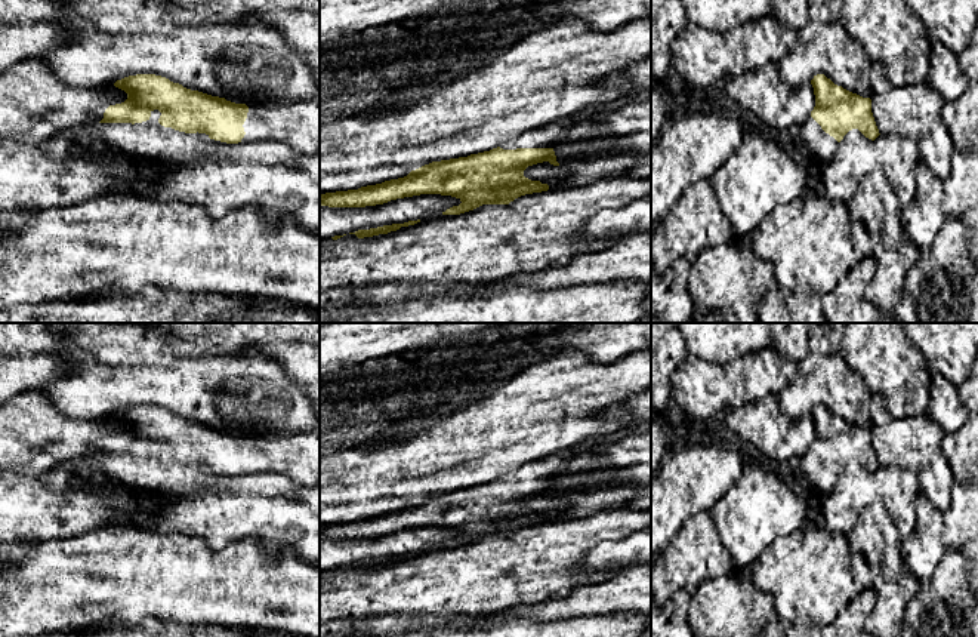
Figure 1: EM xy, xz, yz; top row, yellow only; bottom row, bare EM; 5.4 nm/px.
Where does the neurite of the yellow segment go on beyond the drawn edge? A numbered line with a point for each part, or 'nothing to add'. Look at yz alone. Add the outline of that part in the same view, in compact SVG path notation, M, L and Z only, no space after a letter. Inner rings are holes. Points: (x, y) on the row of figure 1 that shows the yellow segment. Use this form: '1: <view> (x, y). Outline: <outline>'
1: yz (821, 144). Outline: M809 116L800 126L802 138L808 148L826 164L830 163L839 142L826 133L821 126Z

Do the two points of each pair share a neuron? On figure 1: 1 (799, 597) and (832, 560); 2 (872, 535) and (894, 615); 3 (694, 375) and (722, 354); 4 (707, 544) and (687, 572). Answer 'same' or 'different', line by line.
1: same
2: same
3: different
4: same

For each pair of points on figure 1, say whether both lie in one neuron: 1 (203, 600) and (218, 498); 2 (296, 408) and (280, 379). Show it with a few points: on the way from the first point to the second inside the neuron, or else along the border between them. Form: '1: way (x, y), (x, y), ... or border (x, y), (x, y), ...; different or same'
1: border (178, 532), (199, 535), (215, 548), (244, 539); different
2: way (296, 400), (283, 387); same

